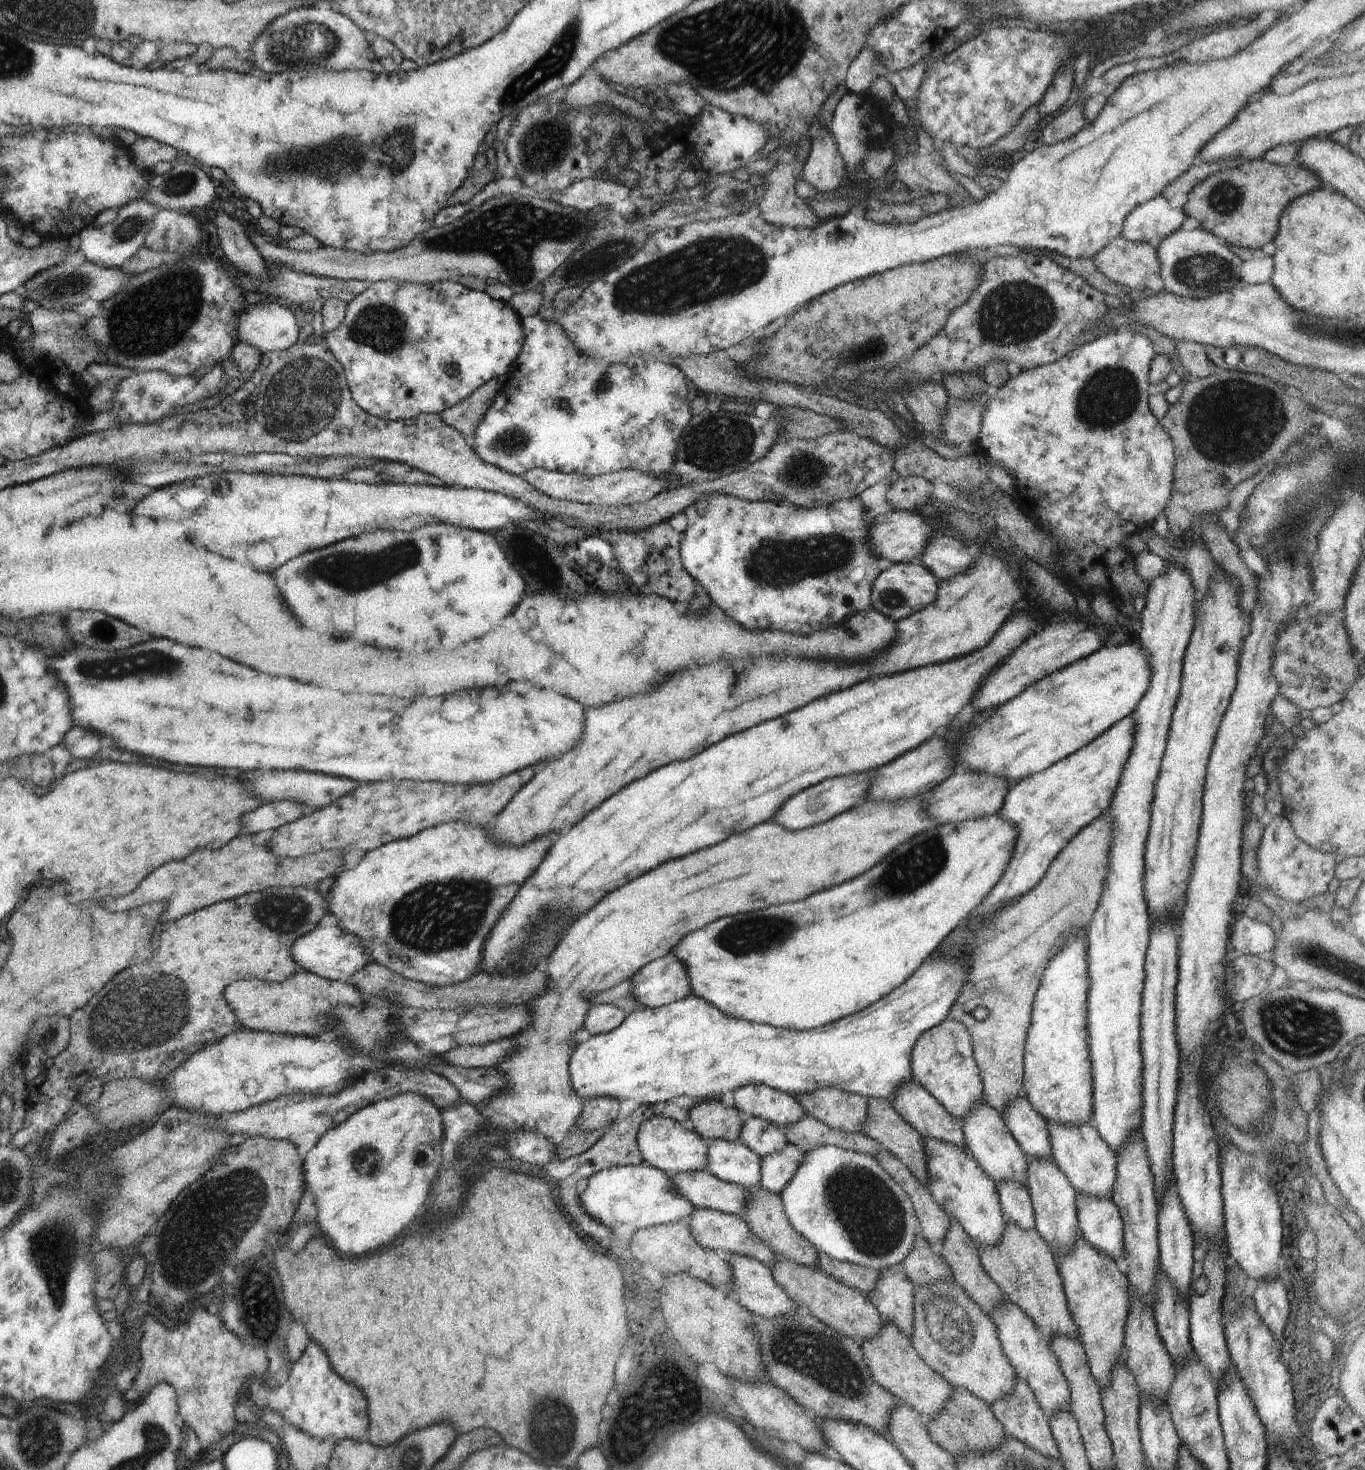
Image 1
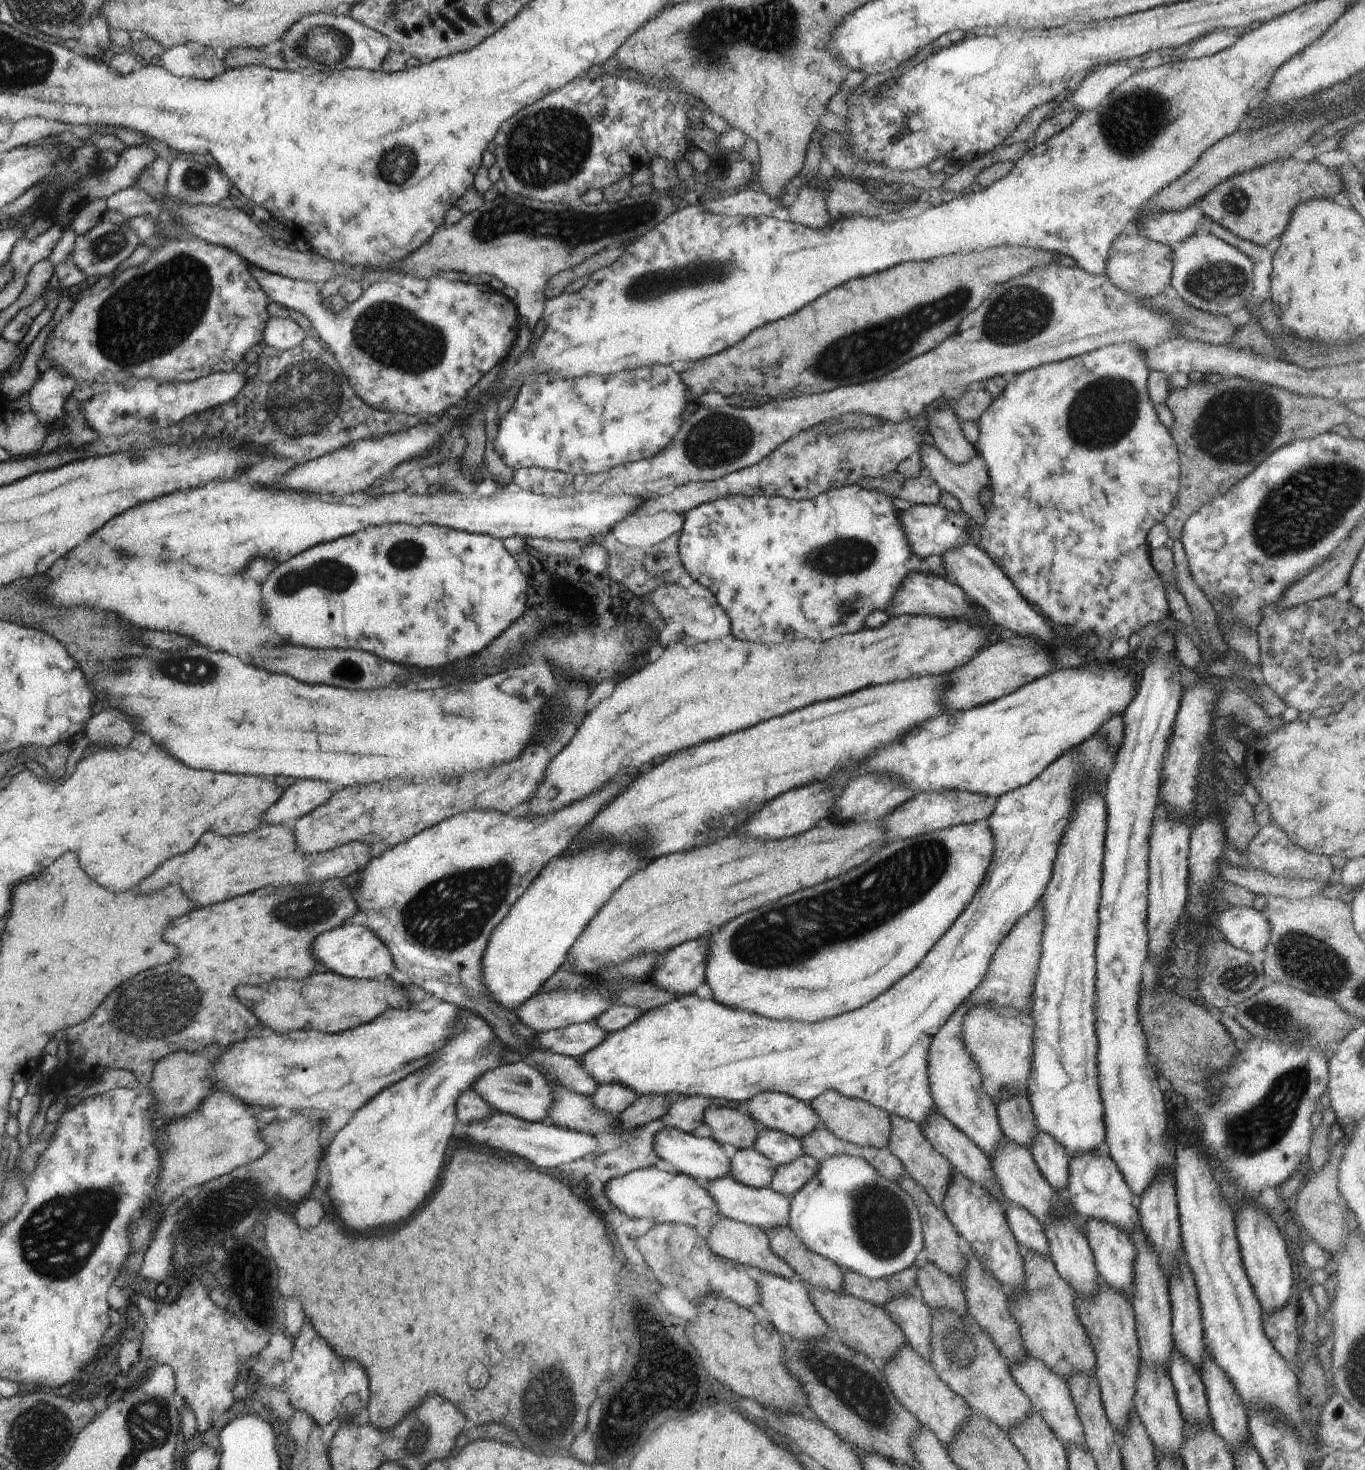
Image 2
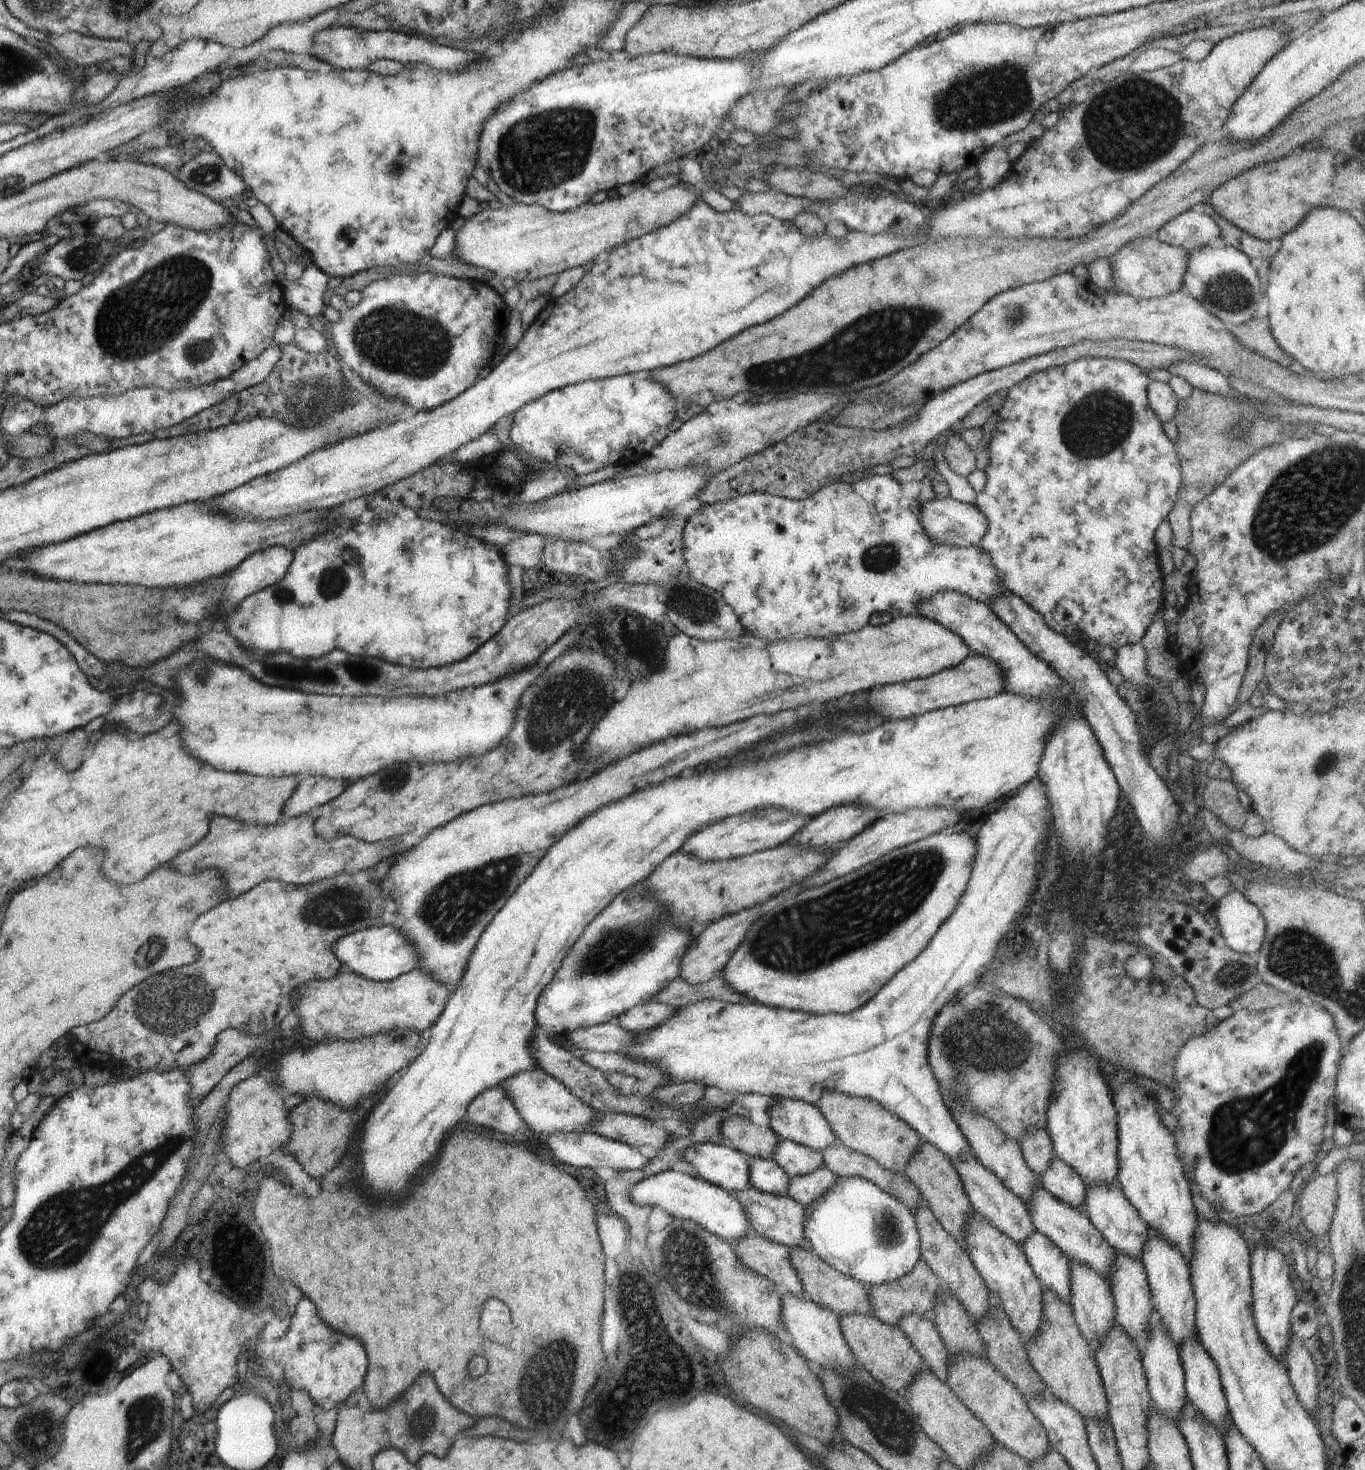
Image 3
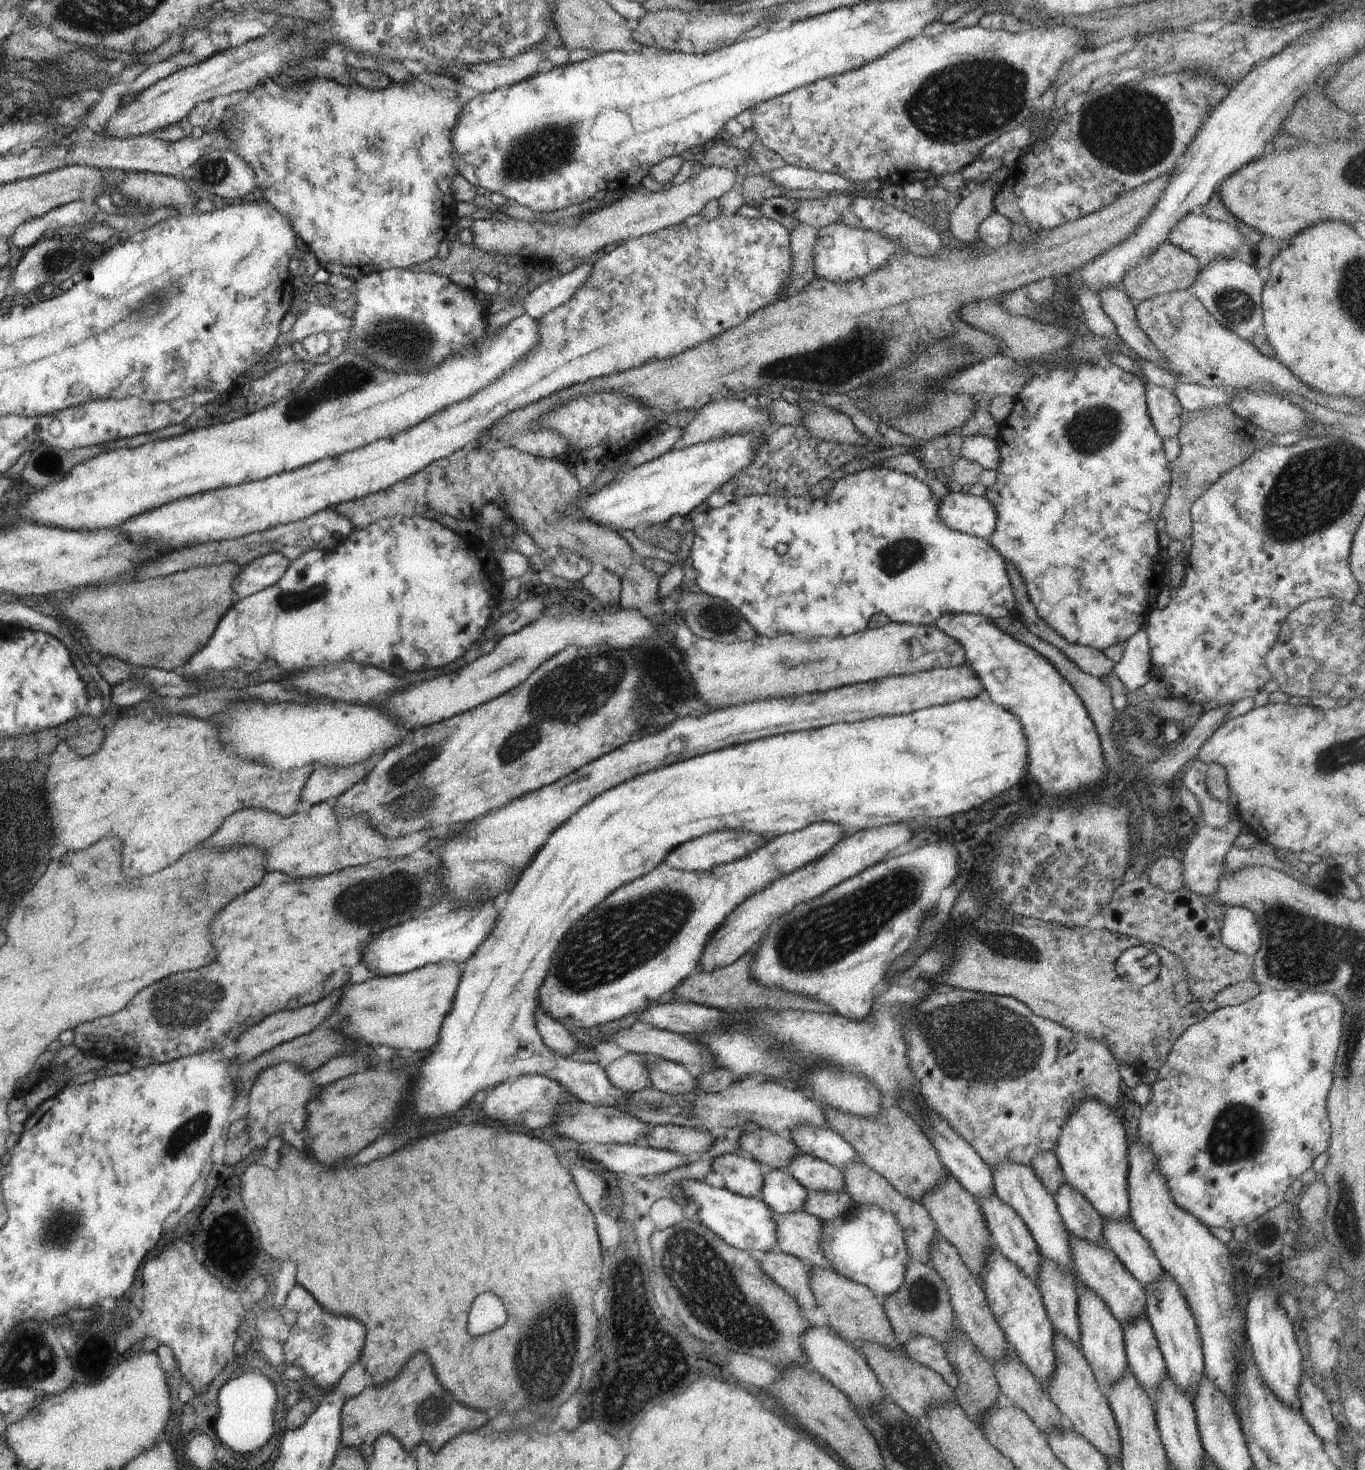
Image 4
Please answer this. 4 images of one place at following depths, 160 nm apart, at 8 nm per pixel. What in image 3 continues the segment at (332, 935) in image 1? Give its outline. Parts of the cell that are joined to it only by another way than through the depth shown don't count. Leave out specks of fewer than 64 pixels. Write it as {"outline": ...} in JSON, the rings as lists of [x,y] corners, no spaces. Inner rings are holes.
{"outline":[[[392,925],[368,927],[345,934],[334,942],[331,951],[341,964],[348,968],[349,972],[374,982],[386,982],[398,978],[417,966],[417,954],[413,944],[400,929]]]}

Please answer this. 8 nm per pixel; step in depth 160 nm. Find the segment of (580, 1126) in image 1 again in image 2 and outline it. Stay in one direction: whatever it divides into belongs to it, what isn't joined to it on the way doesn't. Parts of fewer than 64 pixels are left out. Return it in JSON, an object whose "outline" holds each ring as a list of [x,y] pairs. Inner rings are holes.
{"outline":[[[607,1084],[598,1086],[590,1099],[602,1112],[617,1115],[634,1103],[638,1094],[622,1085]]]}

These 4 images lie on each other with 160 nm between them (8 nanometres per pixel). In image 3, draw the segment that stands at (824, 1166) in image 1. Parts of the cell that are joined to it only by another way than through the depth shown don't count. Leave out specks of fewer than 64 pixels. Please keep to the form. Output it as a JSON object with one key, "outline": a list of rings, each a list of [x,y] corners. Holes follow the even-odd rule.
{"outline":[[[837,1176],[832,1188],[804,1208],[803,1235],[808,1248],[865,1286],[902,1278],[921,1259],[914,1212],[865,1178]]]}

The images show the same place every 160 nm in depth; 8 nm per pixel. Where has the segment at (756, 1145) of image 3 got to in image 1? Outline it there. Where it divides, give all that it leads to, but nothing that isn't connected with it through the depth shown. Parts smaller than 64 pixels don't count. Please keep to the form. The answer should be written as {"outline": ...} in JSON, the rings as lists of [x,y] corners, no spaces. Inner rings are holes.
{"outline":[[[705,1099],[688,1111],[696,1131],[705,1140],[738,1141],[745,1116],[736,1108],[728,1108],[719,1099]]]}

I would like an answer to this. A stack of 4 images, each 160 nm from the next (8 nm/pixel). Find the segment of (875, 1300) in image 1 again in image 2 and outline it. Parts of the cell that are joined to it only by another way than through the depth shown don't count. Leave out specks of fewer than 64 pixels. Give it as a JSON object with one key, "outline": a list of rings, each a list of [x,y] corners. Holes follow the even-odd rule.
{"outline":[[[908,1293],[894,1295],[882,1308],[900,1327],[907,1344],[929,1362],[932,1308],[919,1295]]]}

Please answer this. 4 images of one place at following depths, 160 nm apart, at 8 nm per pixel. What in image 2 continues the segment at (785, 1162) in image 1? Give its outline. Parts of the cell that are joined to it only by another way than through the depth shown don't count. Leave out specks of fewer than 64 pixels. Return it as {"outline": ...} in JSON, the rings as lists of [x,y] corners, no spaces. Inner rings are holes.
{"outline":[[[804,1155],[791,1163],[775,1168],[770,1188],[785,1197],[791,1197],[816,1172],[818,1161]]]}

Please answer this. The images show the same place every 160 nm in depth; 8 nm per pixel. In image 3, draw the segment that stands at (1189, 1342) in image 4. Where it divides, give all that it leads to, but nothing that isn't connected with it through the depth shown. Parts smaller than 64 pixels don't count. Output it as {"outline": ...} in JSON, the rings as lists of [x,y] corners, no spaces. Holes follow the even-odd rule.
{"outline":[[[1150,1227],[1145,1240],[1141,1261],[1146,1269],[1154,1310],[1162,1317],[1163,1325],[1177,1348],[1188,1339],[1198,1336],[1195,1330],[1195,1296],[1190,1280],[1190,1269],[1185,1256],[1157,1230]]]}

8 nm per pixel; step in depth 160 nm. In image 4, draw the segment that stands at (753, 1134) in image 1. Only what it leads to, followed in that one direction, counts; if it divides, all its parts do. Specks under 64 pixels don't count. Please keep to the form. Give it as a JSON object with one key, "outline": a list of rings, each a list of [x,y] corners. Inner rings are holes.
{"outline":[[[800,1152],[786,1170],[805,1188],[815,1191],[846,1191],[843,1174],[834,1165]]]}

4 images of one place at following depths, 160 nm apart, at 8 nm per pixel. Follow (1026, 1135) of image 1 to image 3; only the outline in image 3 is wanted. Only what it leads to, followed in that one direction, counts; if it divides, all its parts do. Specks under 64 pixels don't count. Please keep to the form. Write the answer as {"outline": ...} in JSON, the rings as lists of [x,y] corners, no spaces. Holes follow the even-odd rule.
{"outline":[[[1052,1157],[1048,1168],[1041,1174],[1040,1186],[1060,1202],[1076,1207],[1086,1215],[1084,1181],[1070,1165],[1062,1162],[1058,1157]]]}

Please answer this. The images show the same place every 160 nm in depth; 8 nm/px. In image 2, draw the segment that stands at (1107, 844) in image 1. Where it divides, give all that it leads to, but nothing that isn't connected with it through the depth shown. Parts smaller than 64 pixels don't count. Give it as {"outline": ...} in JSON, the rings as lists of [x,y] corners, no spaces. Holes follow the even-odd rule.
{"outline":[[[1038,902],[1004,935],[1002,941],[992,955],[984,980],[972,991],[965,1000],[967,1012],[978,1005],[992,1005],[994,1007],[1012,1007],[1017,1011],[1031,1010],[1033,1003],[1033,982],[1039,969],[1042,956],[1041,938],[1045,925],[1045,910],[1042,902]],[[1012,1093],[995,1102],[1001,1131],[1011,1141],[1029,1150],[1031,1136],[1038,1126],[1030,1106],[1028,1097],[1020,1093]]]}

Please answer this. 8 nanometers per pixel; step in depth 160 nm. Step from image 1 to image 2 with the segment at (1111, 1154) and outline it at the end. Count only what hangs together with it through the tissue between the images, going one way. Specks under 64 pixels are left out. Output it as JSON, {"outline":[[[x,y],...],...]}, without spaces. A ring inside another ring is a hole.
{"outline":[[[1105,1147],[1092,1149],[1079,1155],[1070,1154],[1068,1170],[1067,1195],[1069,1202],[1080,1216],[1112,1223],[1126,1234],[1133,1229],[1134,1225],[1139,1224],[1136,1196]]]}

